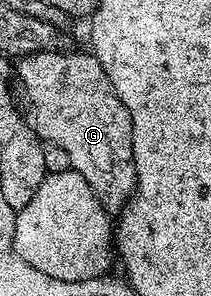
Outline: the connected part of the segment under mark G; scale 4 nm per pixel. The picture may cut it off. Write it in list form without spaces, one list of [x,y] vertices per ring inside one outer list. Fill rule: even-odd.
[[[38,51],[35,55],[23,55],[16,63],[16,79],[26,90],[38,138],[43,143],[60,145],[68,153],[71,168],[88,181],[104,210],[118,213],[130,200],[136,185],[130,110],[120,101],[94,54],[70,54]]]

